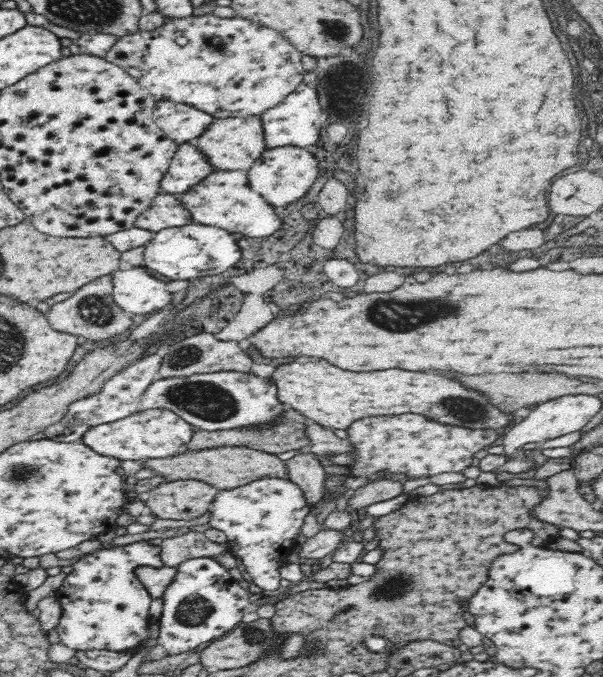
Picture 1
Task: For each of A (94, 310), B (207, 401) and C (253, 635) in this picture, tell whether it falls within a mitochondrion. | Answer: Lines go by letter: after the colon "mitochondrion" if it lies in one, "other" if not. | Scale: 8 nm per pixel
A: mitochondrion
B: mitochondrion
C: mitochondrion

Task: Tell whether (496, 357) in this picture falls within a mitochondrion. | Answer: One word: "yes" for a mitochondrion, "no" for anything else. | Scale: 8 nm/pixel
no

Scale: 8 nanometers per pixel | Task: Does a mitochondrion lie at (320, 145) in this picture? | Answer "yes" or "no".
no

